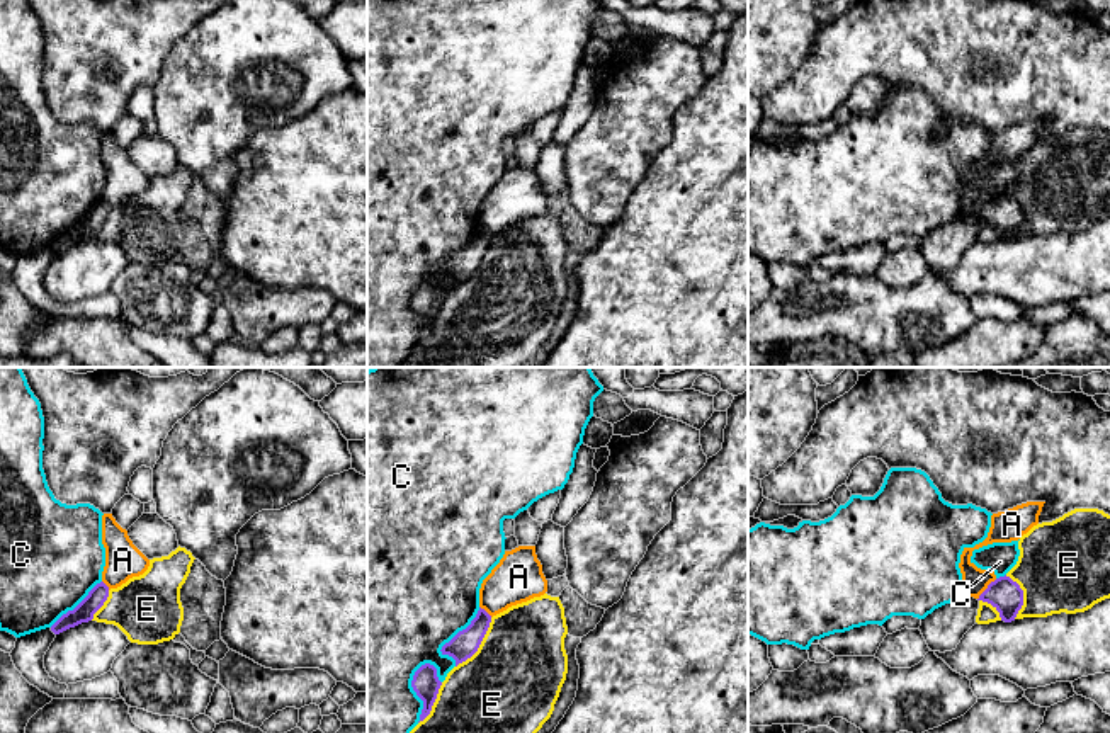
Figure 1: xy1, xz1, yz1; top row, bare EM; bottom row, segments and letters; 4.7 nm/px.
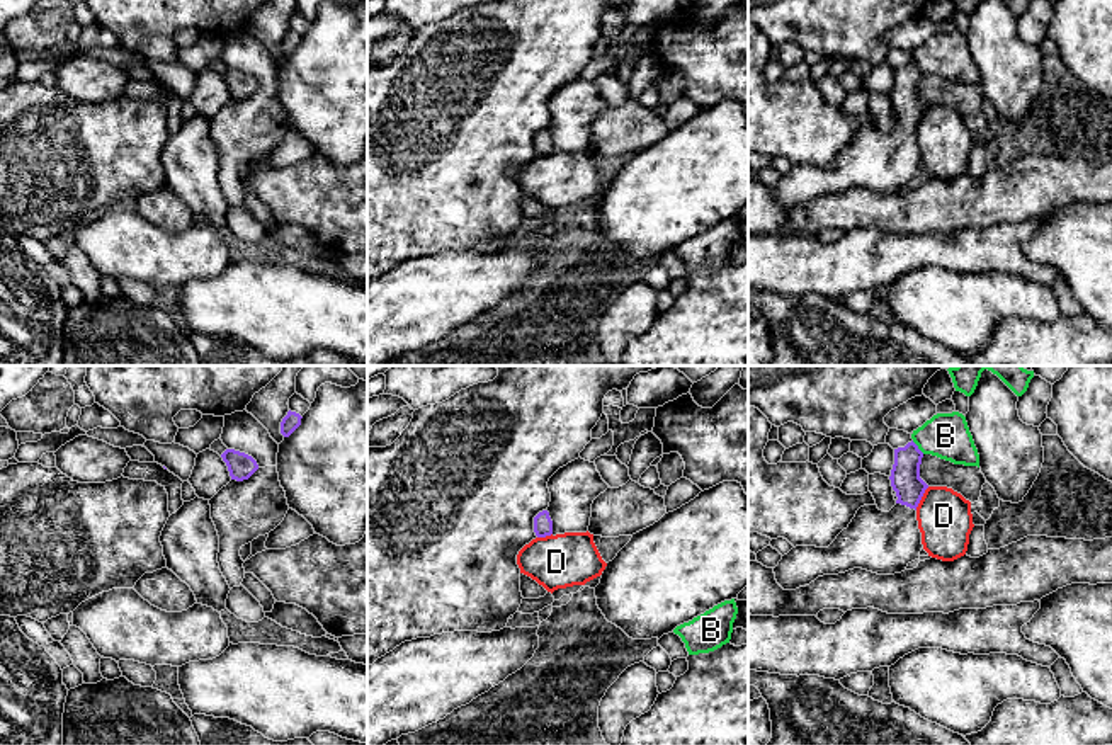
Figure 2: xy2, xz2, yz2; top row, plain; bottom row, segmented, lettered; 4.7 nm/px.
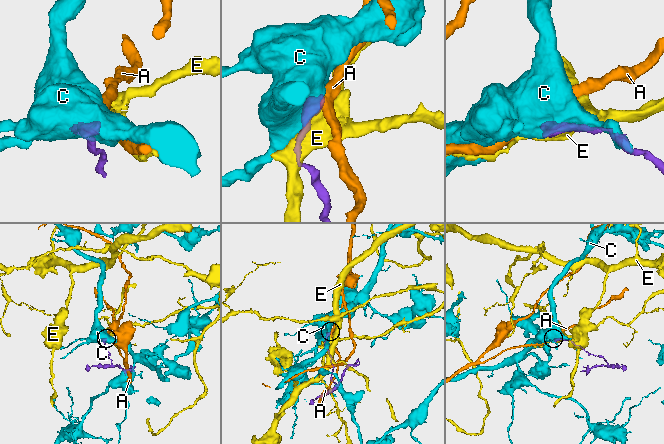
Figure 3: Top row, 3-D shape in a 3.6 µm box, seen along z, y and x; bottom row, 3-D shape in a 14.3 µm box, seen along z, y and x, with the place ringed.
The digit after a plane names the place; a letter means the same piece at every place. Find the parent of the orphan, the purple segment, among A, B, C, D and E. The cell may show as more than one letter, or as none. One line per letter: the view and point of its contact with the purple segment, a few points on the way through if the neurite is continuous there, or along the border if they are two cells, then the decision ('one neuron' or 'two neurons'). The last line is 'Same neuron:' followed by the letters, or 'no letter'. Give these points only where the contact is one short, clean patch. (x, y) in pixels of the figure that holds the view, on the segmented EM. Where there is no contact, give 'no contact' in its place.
A: meets purple in yz1 at (986, 589); border along yz1 (996, 579), (978, 599); two neurons
B: meets purple in yz2 at (917, 448); two neurons
C: meets purple in xz1 at (413, 689); two neurons
D: meets purple in yz2 at (920, 499); two neurons
E: meets purple in xz1 at (480, 643); two neurons
Same neuron: no letter

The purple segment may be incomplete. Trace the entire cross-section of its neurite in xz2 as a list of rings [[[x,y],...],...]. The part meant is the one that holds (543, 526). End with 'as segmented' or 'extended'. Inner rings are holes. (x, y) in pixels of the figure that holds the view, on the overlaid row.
[[[582,458],[559,468],[547,481],[549,507],[534,517],[537,537],[565,532],[587,532],[593,500],[609,485],[602,480],[595,463]]]; extended

